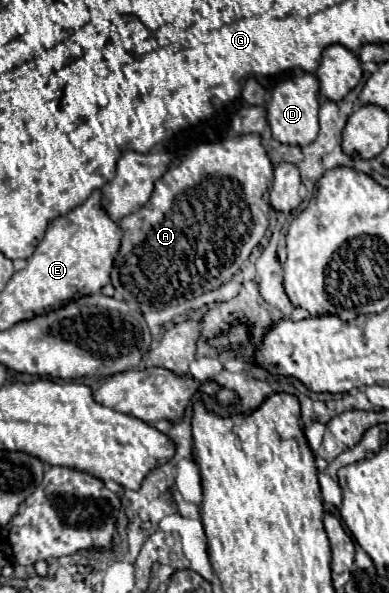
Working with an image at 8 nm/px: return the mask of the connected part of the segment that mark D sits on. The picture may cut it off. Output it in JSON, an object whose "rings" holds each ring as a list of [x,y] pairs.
{"rings":[[[295,72],[291,78],[281,80],[271,90],[271,100],[267,102],[267,122],[271,126],[271,136],[281,144],[307,146],[317,138],[319,132],[319,80],[307,72]]]}

